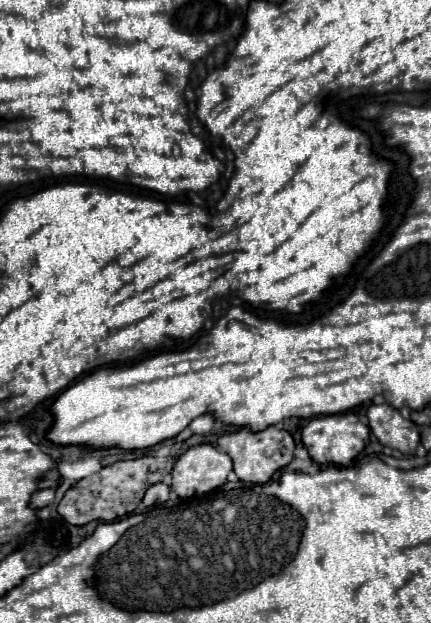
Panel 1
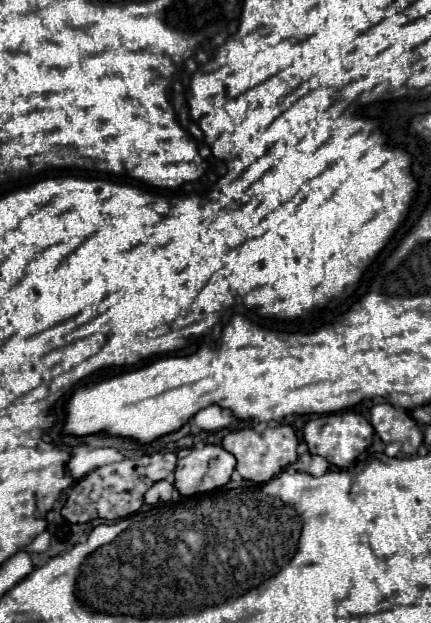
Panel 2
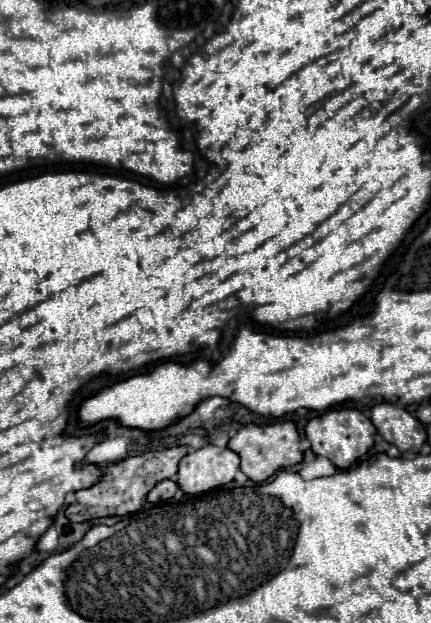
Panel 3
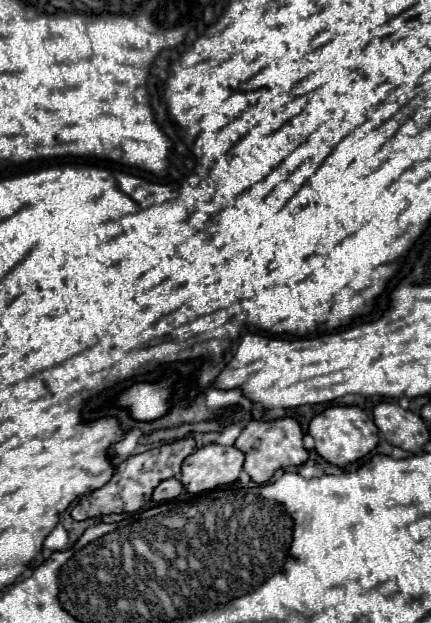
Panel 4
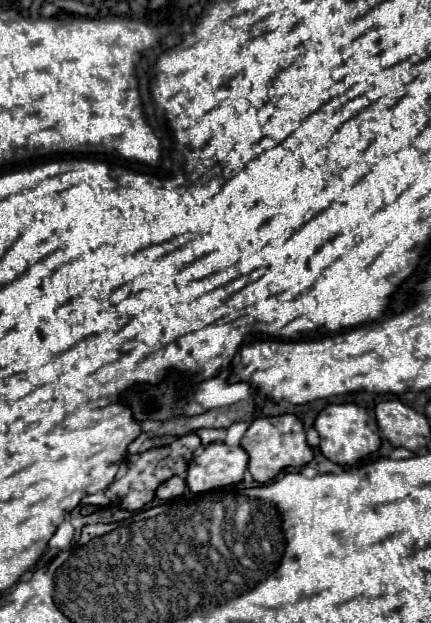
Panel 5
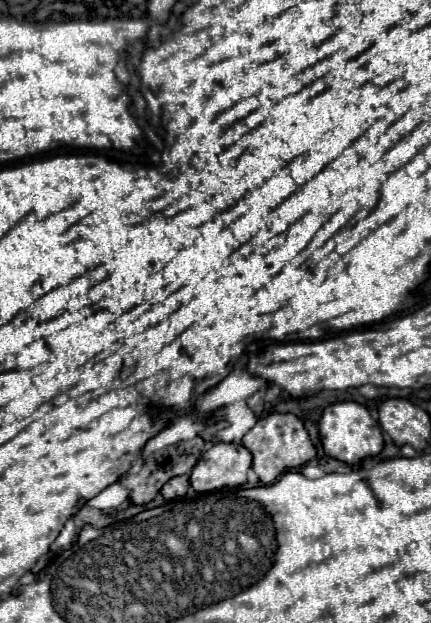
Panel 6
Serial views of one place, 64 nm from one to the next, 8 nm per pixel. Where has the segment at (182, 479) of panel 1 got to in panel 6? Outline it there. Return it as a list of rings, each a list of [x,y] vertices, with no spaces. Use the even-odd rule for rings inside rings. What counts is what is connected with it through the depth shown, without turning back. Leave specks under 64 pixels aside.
[[[214,444],[202,454],[192,470],[190,484],[196,492],[236,488],[246,484],[246,472],[252,468],[252,454],[242,444]]]

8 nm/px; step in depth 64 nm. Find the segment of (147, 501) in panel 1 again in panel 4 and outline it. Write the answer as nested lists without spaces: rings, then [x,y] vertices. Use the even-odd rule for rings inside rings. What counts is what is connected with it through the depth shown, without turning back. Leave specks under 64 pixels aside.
[[[170,478],[170,480],[164,480],[164,482],[158,484],[158,488],[154,490],[152,498],[154,498],[154,501],[156,502],[171,501],[180,496],[180,492],[182,492],[182,484],[180,484],[180,480]]]

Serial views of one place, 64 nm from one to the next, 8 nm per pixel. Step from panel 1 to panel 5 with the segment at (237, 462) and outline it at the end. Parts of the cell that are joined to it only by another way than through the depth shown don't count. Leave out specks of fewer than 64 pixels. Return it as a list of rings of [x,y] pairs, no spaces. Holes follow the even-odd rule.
[[[294,414],[270,416],[270,418],[256,418],[252,426],[242,436],[242,448],[248,452],[250,462],[248,470],[256,482],[266,484],[276,478],[284,468],[302,468],[314,458],[312,448],[306,442],[304,426]]]

